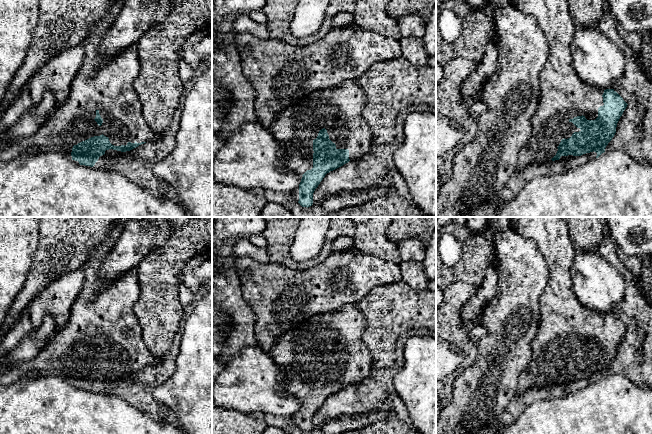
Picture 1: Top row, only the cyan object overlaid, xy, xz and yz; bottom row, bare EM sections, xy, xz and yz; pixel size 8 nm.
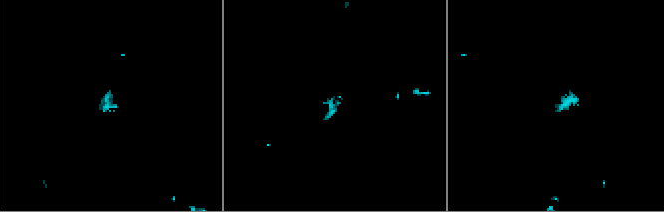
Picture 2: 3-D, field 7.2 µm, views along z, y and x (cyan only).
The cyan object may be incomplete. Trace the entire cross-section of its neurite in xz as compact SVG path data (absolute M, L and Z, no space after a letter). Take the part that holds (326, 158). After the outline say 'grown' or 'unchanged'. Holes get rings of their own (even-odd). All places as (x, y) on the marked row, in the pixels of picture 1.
M349 79L337 87L321 89L305 96L292 106L284 109L268 127L274 139L280 144L284 160L282 167L288 171L302 175L300 184L289 193L302 207L308 208L313 204L313 193L325 175L349 161L360 159L372 147L372 131L364 118L367 98L363 89L355 79Z; grown

